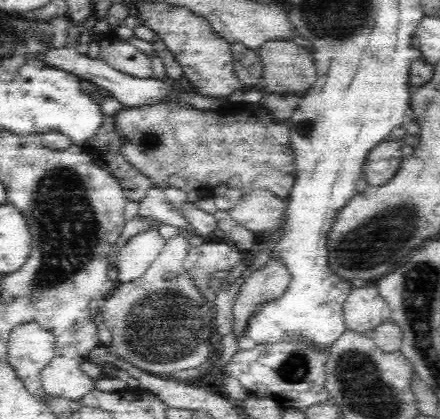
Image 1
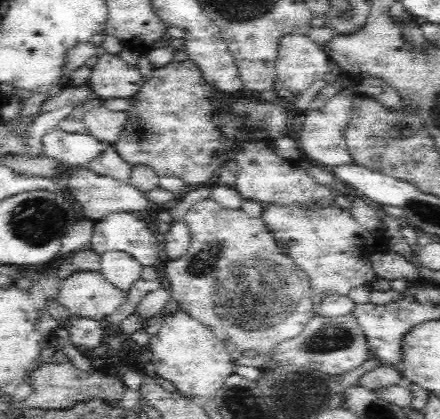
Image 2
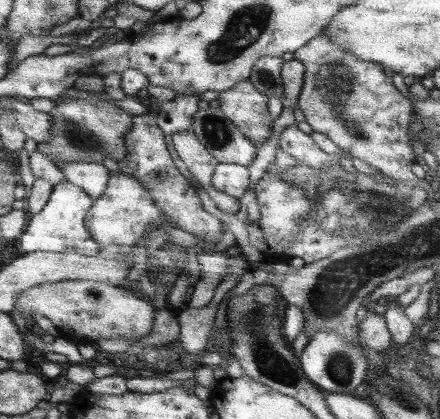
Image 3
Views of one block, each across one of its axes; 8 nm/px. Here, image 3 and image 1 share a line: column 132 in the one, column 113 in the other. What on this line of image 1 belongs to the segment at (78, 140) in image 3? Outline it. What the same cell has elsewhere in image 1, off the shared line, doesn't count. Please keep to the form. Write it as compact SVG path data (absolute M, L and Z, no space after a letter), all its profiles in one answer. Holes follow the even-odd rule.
M142 104L142 106L124 106L112 118L112 128L120 136L120 156L140 172L154 188L178 188L182 192L200 192L204 188L216 188L228 184L232 190L270 190L280 200L290 200L296 184L296 160L290 146L290 122L280 122L276 118L264 116L258 118L248 110L242 110L236 116L224 116L218 112L202 112L180 104Z

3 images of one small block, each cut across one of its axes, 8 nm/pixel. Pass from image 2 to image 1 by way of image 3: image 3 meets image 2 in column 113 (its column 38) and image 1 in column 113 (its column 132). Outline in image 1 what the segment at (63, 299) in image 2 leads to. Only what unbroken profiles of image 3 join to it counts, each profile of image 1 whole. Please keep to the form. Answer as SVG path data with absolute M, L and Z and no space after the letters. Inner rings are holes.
M184 232L168 240L148 272L130 284L118 284L102 308L102 322L114 338L114 354L154 376L198 368L212 354L208 340L216 330L216 316L214 306L186 274L184 260L190 244L192 240Z

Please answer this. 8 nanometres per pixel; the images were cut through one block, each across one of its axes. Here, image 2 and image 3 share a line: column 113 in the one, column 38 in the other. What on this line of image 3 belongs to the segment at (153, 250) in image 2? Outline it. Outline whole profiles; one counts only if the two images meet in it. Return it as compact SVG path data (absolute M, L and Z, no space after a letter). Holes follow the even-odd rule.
M67 180L57 184L47 208L29 220L25 234L17 240L17 250L23 254L29 254L29 252L59 252L59 254L77 252L83 256L97 256L101 246L91 236L91 230L87 228L87 214L91 212L93 206L95 206L95 198L89 192L81 190L79 186L75 186Z

